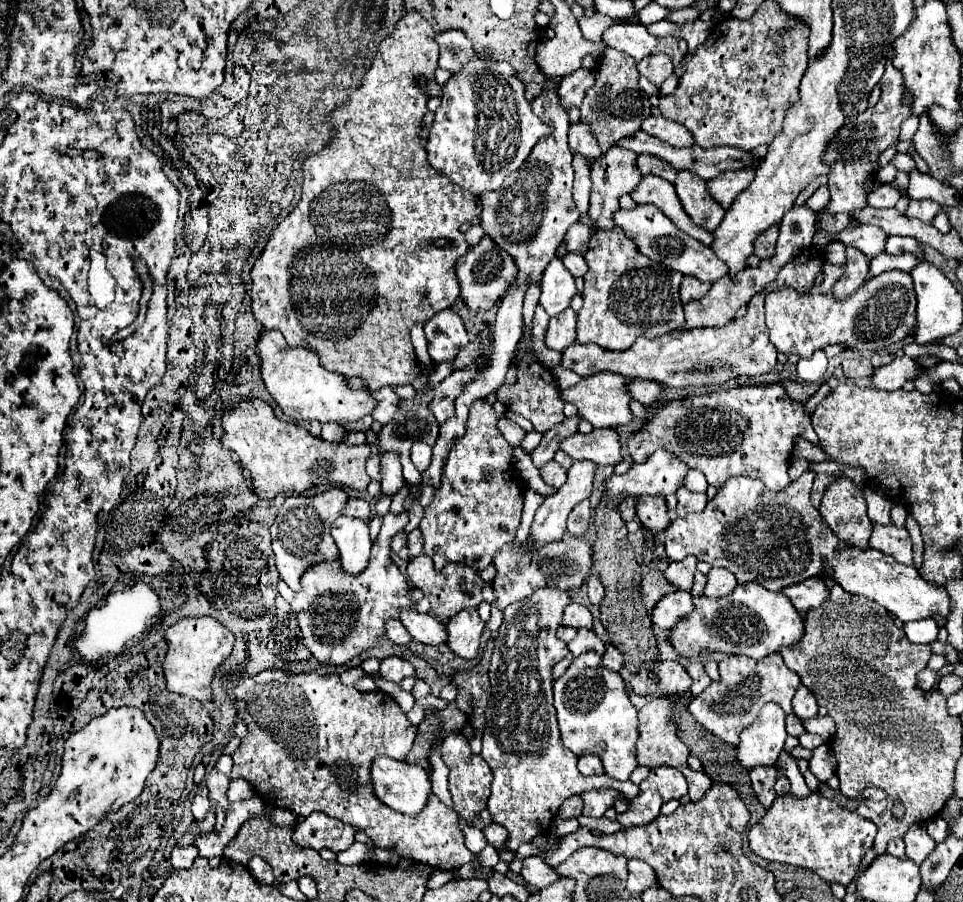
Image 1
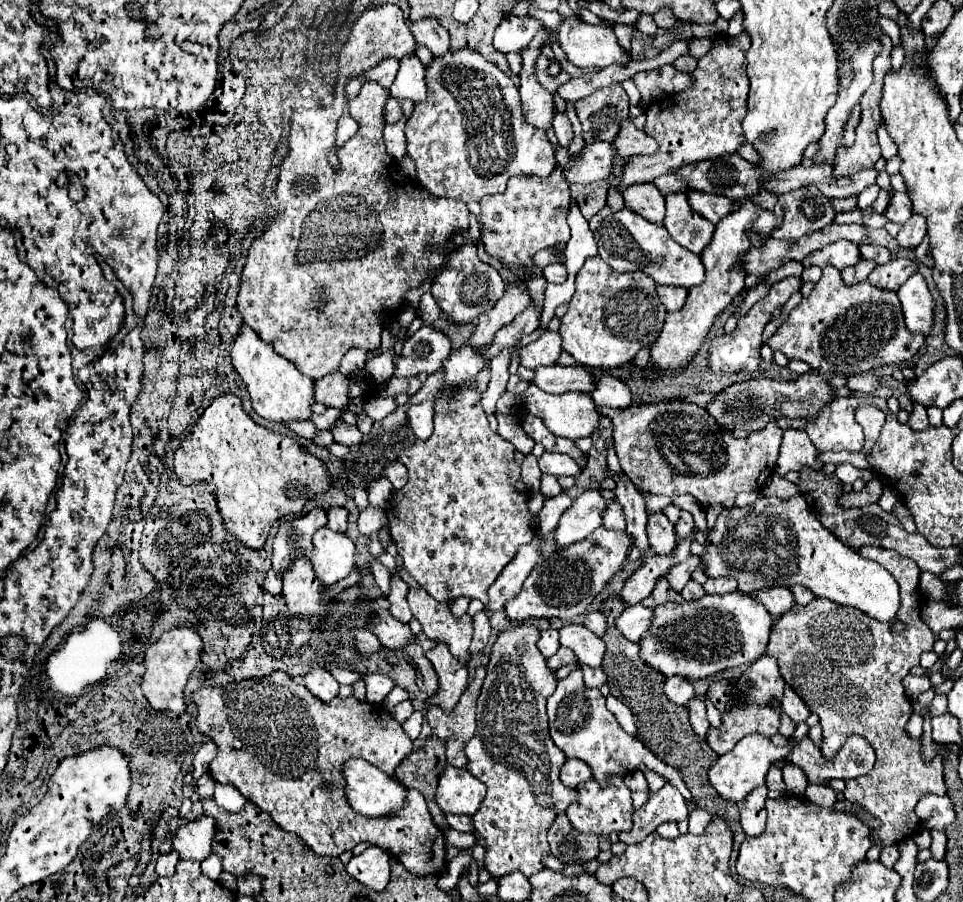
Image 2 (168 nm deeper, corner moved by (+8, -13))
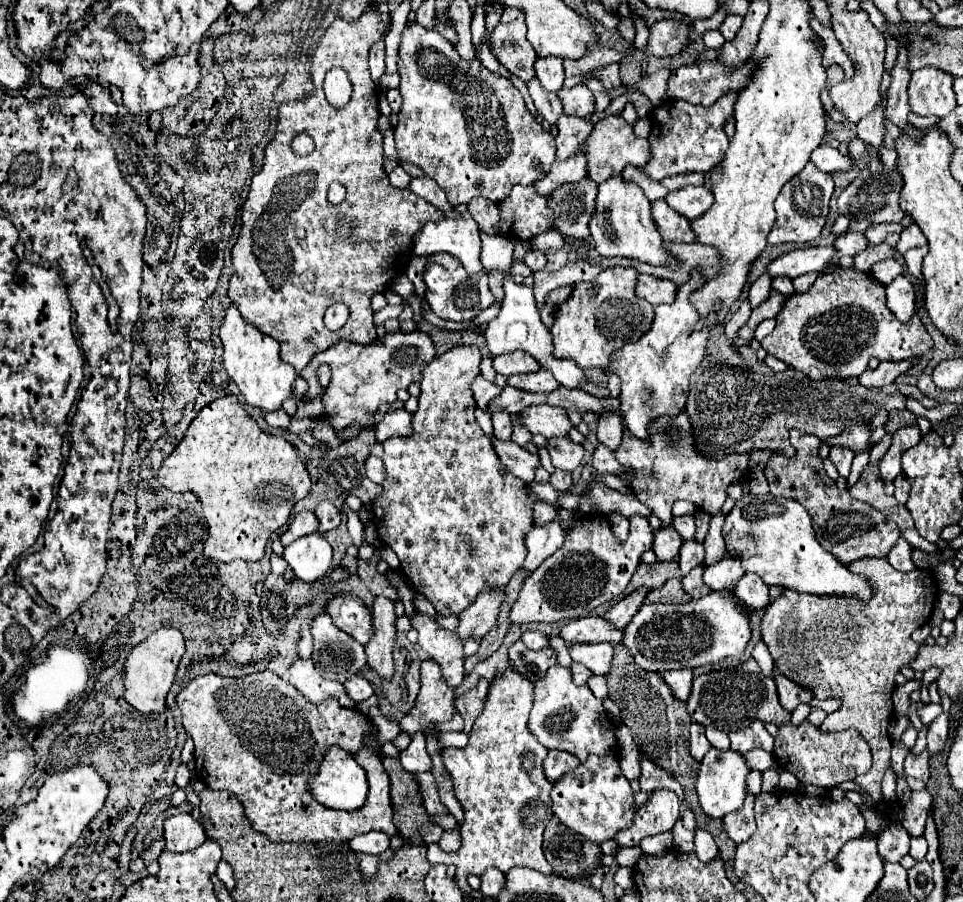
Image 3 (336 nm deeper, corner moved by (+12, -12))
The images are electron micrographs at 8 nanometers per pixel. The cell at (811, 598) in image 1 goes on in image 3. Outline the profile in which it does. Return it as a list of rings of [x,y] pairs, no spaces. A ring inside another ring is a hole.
[[[745,574],[743,578],[739,578],[731,594],[739,602],[743,602],[747,610],[761,610],[769,604],[769,588],[763,584],[763,580],[757,574]]]

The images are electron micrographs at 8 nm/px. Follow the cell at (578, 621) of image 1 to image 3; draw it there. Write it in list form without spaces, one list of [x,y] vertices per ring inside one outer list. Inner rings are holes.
[[[601,642],[601,644],[577,644],[571,650],[573,662],[579,662],[587,666],[593,674],[607,674],[611,670],[613,660],[613,644]]]

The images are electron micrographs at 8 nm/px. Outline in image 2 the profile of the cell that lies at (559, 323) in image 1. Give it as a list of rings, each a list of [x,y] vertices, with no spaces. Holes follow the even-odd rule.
[[[543,331],[539,339],[521,349],[521,365],[537,369],[541,365],[555,365],[561,355],[561,335],[555,331]]]

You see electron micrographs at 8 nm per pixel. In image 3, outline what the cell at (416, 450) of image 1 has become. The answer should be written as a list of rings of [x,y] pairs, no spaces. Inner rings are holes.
[[[367,456],[365,470],[367,470],[367,478],[369,478],[371,482],[377,482],[377,484],[381,484],[381,482],[385,480],[385,466],[383,466],[383,460],[381,460],[381,458]]]

